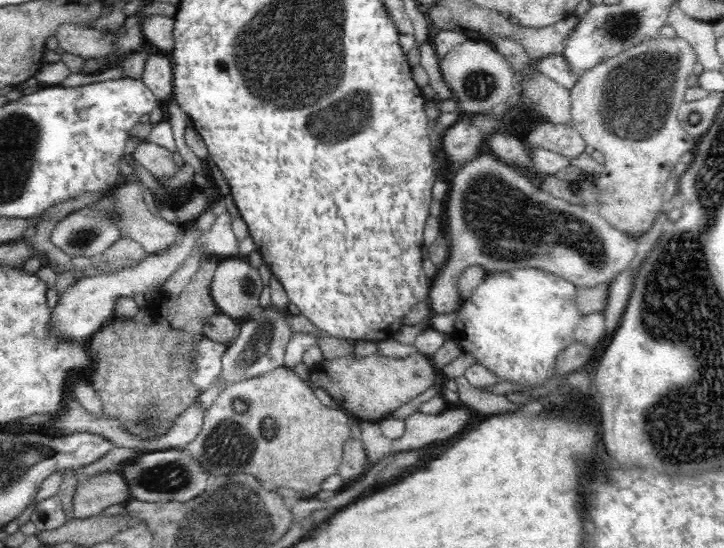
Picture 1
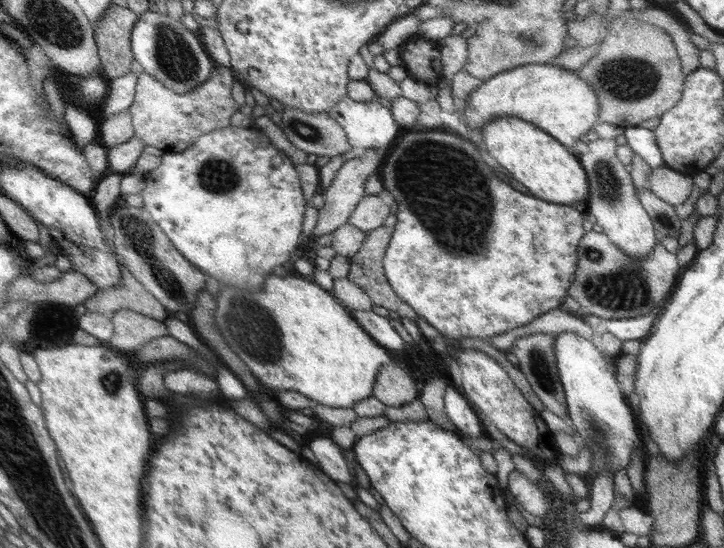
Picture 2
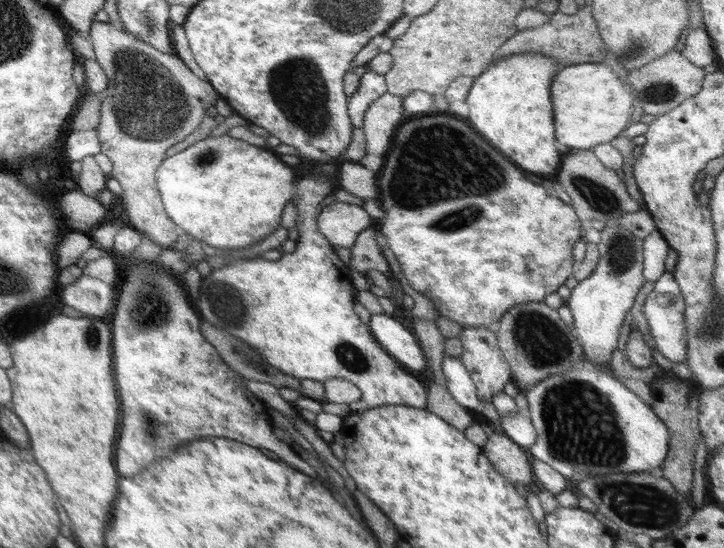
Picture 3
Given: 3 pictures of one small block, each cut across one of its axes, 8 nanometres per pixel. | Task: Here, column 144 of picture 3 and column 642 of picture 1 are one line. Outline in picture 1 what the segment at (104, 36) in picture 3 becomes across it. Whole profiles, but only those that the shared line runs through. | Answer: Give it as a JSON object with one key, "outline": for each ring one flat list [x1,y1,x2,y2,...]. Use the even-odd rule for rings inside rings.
{"outline":[[665,37,648,39,584,71,579,76,578,80,576,80,576,84,568,89,568,93,570,93,570,117,572,118,573,128,580,134,585,145,592,146,595,151,601,152,604,155,603,164,606,166,606,168,604,168,604,174,608,174,608,176,600,176,600,178,597,178,596,182,599,188,599,195,597,196,599,214,604,217,614,229,620,230,620,233,628,234,629,238,640,238,640,236,653,227,654,221,660,215,660,210,662,210,664,184,666,184,666,180,668,180,670,170,676,167,678,159,684,152,688,152,690,148,694,149,695,147,695,138,688,135,679,124,678,112,679,108,685,103,685,92,688,88,686,80,688,80,690,73,693,72,696,58,697,56,694,49,680,37,676,37,675,39,666,39]]}

